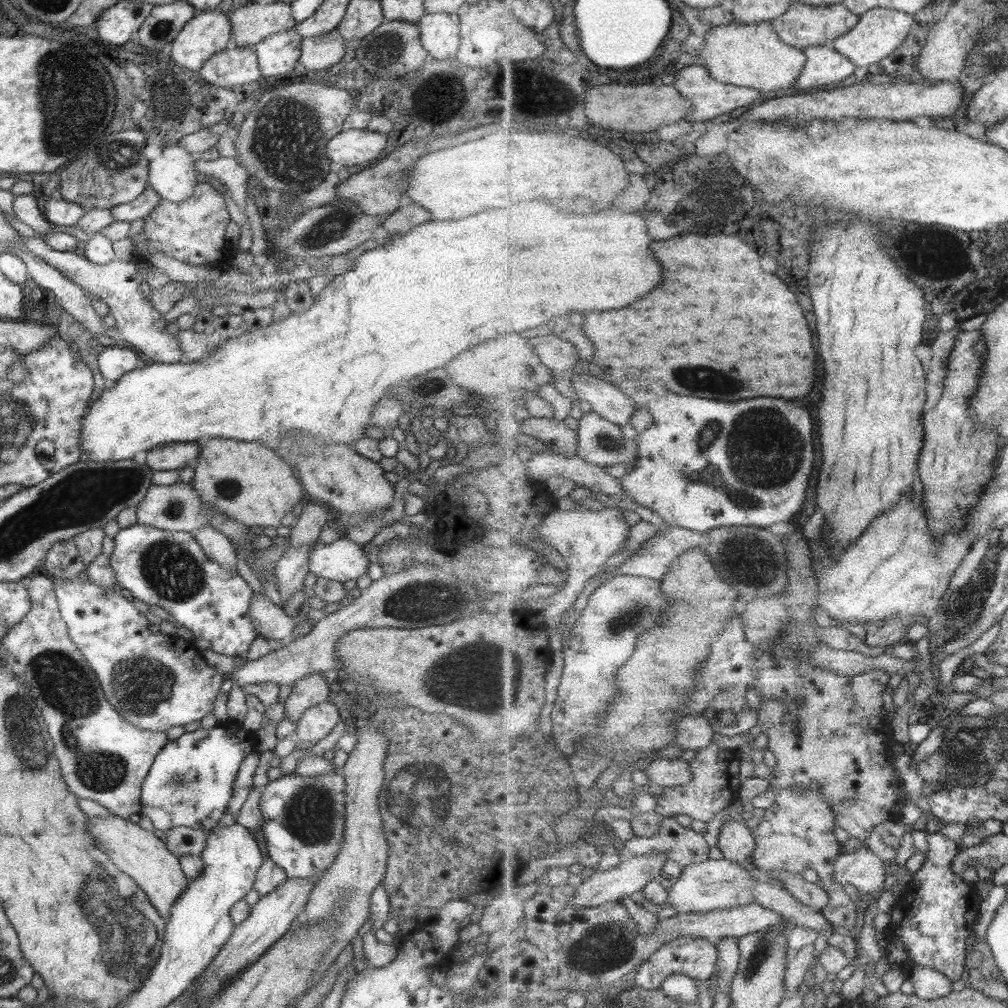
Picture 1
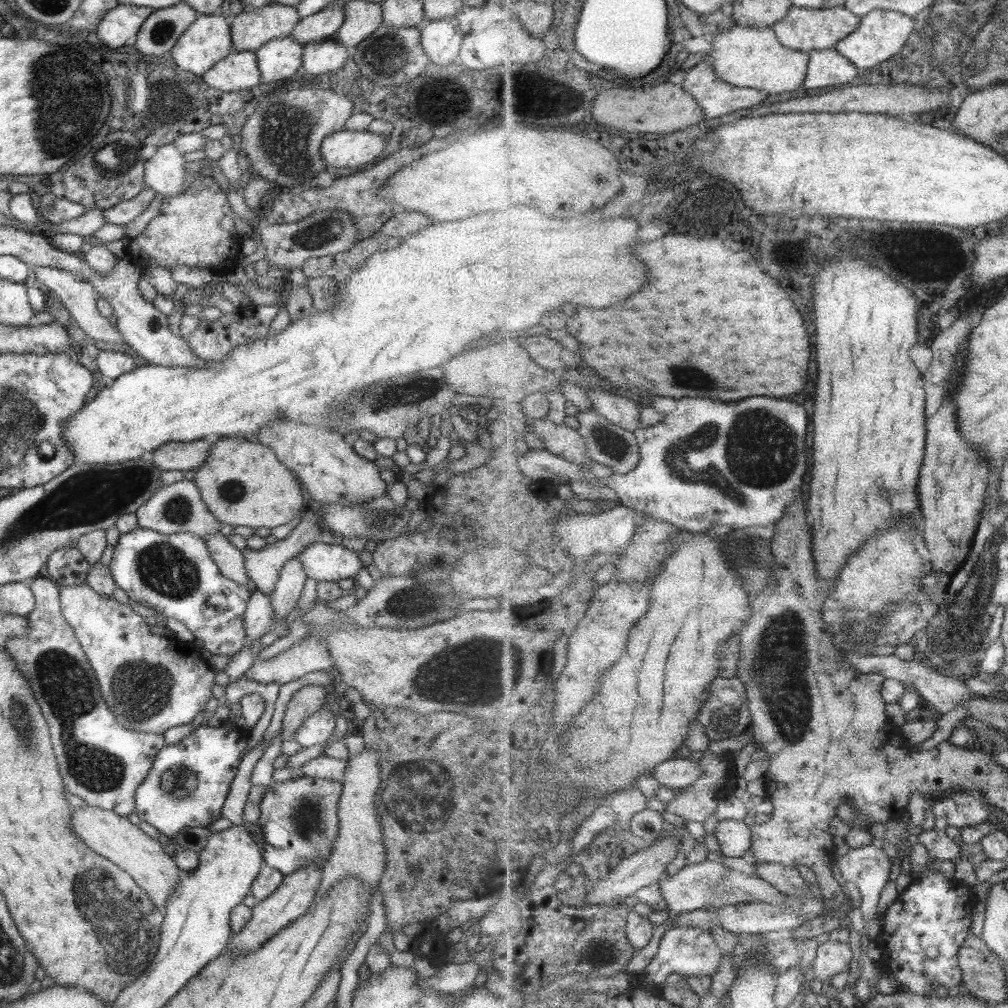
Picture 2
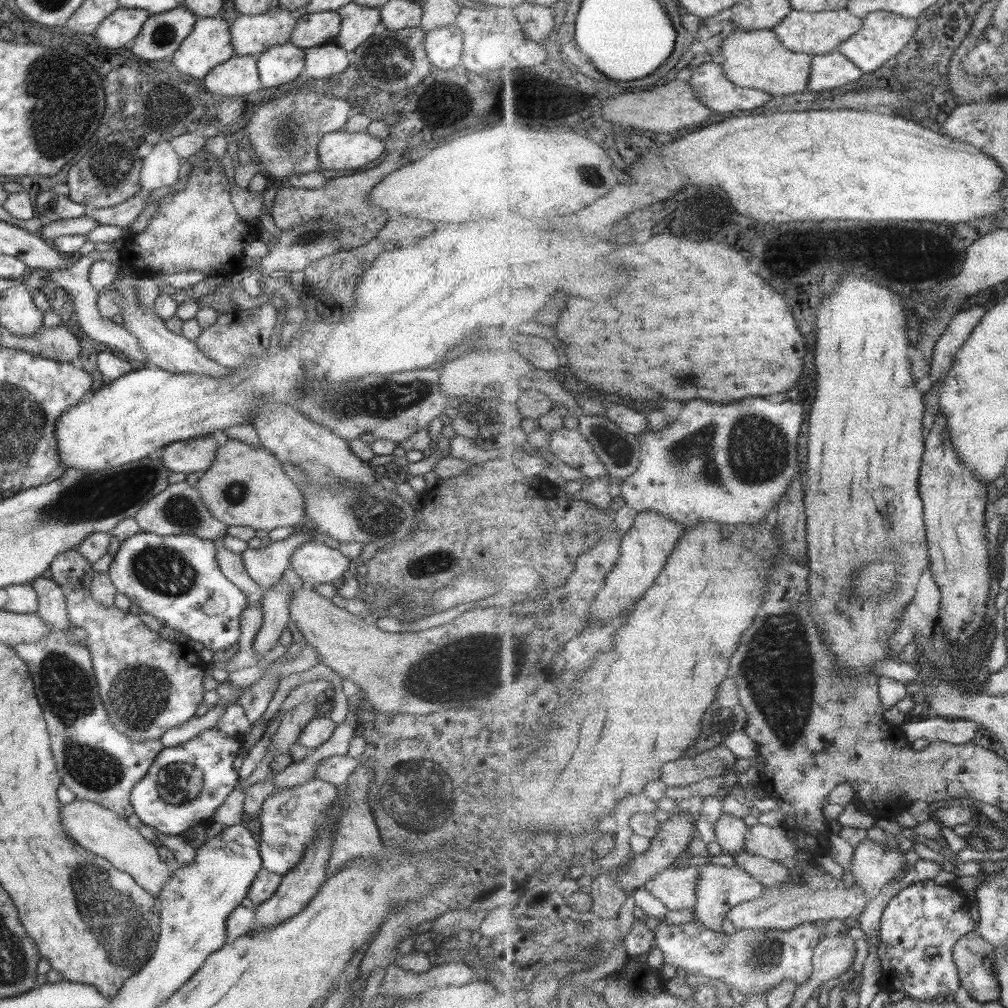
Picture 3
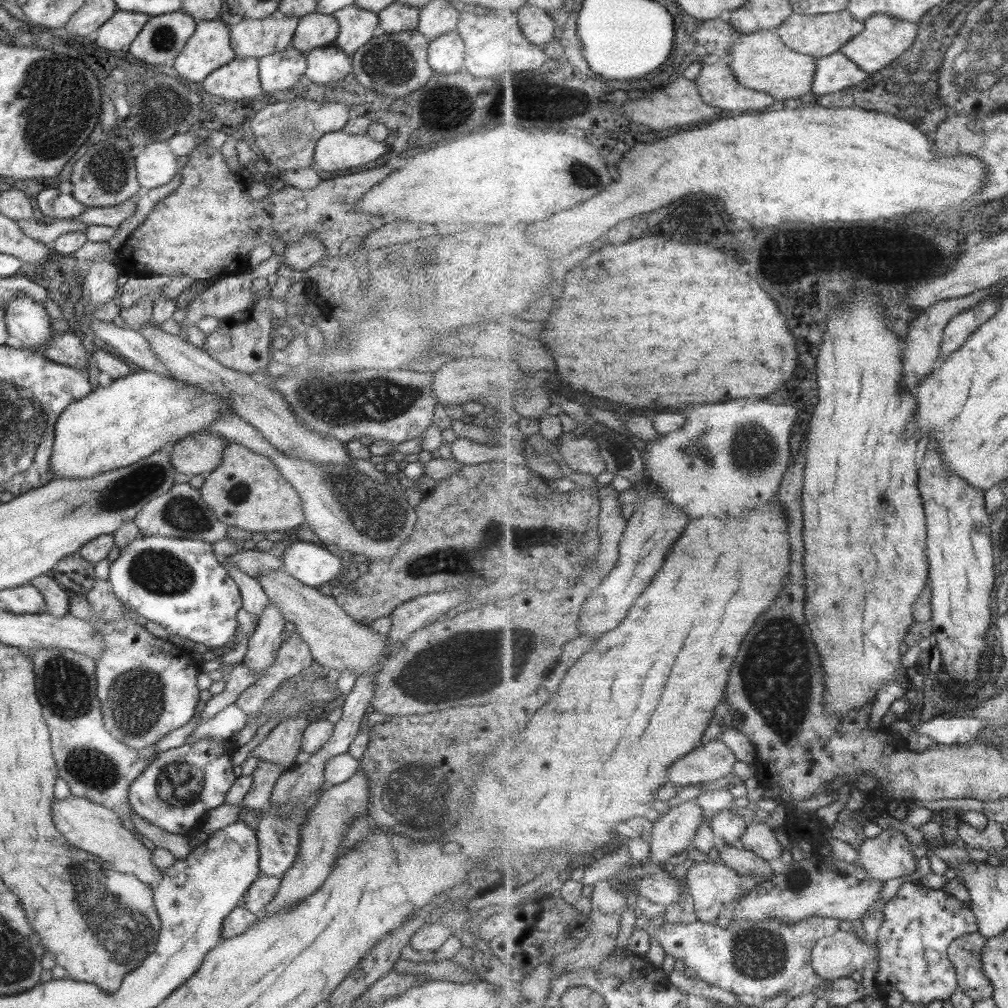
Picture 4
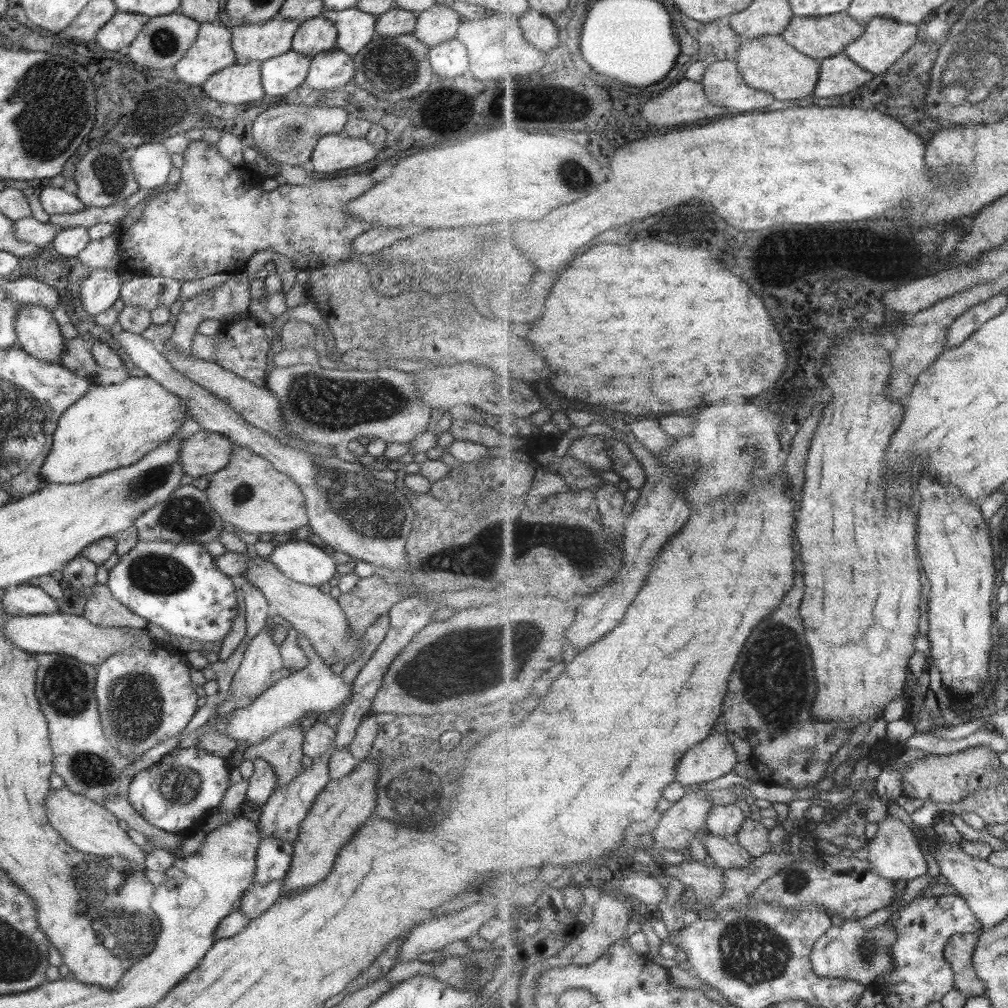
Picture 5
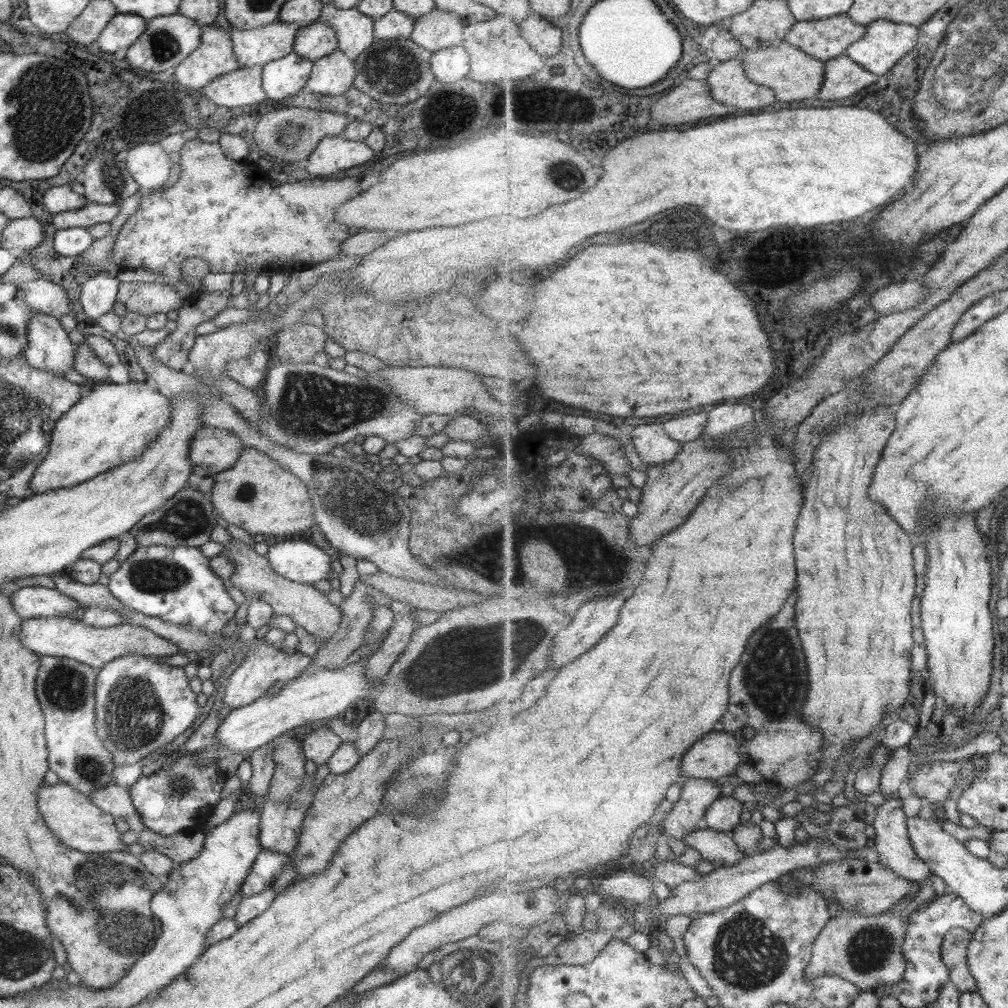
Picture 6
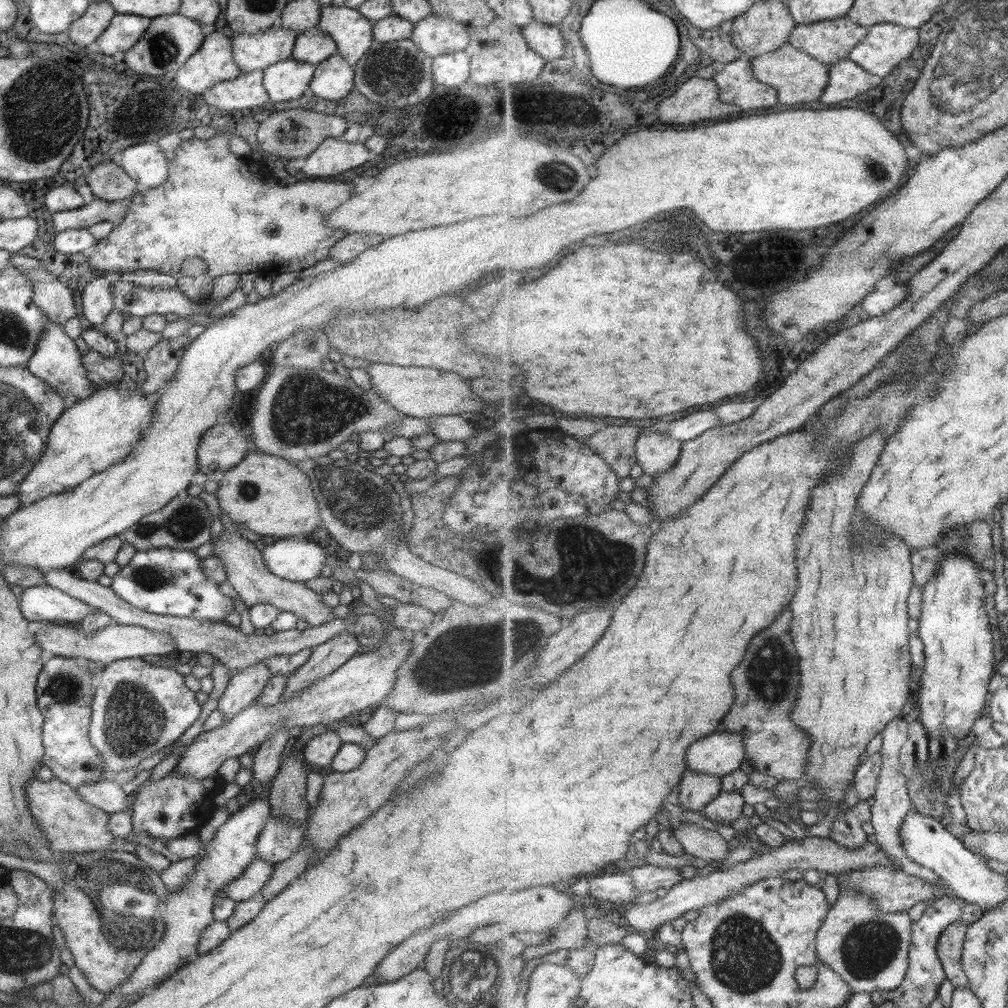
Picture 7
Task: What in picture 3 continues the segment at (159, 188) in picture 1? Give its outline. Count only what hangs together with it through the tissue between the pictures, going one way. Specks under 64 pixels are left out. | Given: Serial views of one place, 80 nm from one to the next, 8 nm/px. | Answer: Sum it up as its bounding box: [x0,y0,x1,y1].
[138,142,182,192]

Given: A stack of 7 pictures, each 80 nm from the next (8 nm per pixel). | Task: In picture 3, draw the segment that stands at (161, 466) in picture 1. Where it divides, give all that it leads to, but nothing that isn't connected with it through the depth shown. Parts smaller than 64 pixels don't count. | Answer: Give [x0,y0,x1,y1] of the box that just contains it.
[161,436,217,475]

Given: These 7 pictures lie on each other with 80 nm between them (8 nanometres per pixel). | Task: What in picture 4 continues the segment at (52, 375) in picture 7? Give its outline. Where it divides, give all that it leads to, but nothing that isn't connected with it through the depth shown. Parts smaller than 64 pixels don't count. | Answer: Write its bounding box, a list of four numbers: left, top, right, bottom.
[3,296,52,353]

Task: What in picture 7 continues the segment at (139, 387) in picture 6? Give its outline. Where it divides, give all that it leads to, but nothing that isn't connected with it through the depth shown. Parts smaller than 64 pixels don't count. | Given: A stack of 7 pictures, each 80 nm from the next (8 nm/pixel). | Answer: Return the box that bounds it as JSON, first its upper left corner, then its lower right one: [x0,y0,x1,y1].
[13,387,154,508]

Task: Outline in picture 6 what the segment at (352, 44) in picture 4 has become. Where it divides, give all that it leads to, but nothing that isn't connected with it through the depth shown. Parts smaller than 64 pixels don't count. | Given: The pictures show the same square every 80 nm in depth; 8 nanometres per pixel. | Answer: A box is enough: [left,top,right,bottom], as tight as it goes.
[318,3,374,62]

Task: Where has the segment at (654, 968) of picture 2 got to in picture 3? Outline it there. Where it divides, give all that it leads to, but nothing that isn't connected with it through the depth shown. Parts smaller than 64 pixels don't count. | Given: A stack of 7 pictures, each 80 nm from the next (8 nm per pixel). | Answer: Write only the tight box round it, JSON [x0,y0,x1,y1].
[654,919,847,996]

